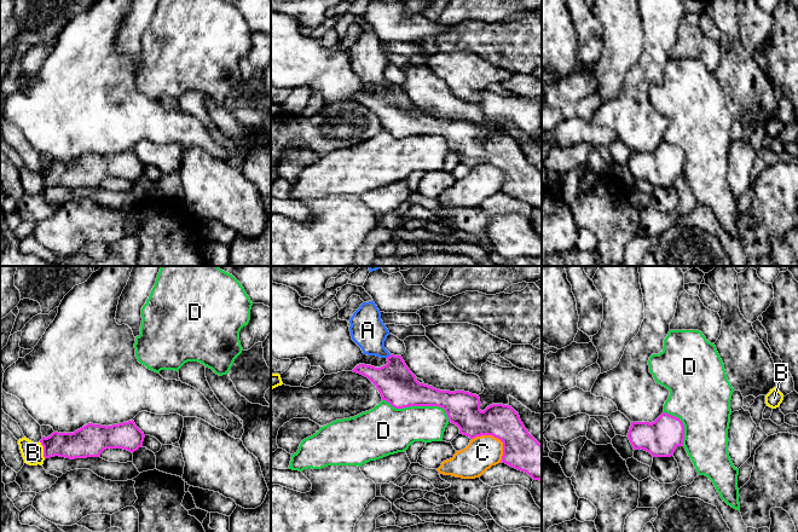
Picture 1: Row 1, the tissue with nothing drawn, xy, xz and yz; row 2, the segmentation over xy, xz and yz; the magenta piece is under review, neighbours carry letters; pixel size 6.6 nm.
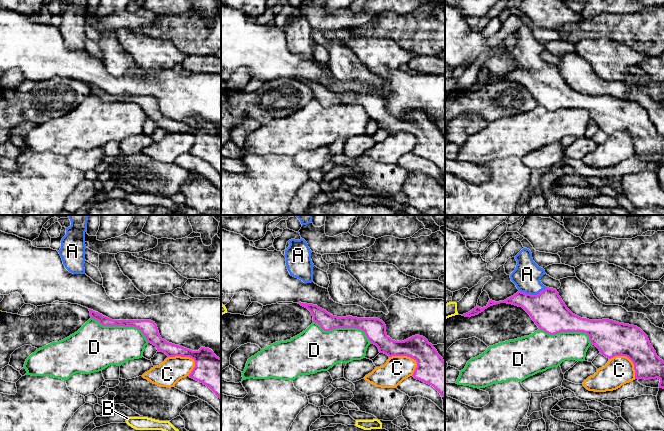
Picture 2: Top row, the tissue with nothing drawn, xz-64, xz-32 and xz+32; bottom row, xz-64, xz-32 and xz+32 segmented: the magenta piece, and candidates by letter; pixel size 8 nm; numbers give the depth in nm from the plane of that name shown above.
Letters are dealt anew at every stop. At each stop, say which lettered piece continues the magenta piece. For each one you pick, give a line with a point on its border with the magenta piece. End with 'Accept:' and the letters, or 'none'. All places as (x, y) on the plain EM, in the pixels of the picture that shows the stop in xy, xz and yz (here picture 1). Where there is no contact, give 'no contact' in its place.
A: meets magenta in xz at (388, 86)
Accept: A

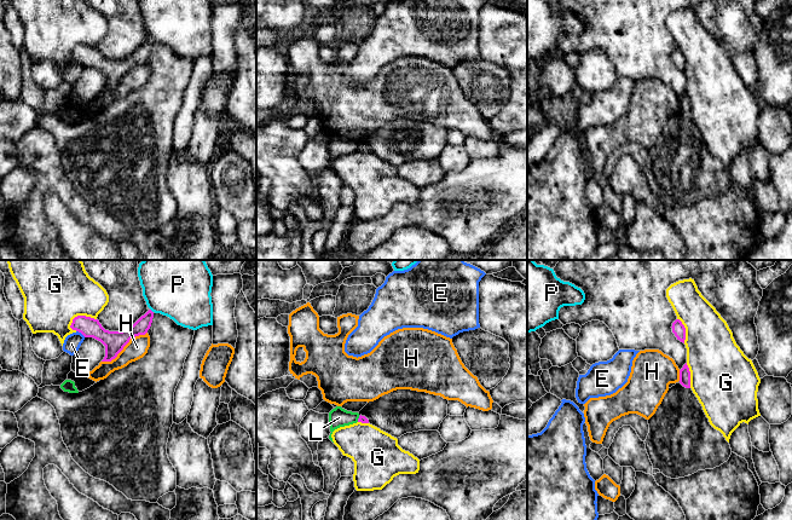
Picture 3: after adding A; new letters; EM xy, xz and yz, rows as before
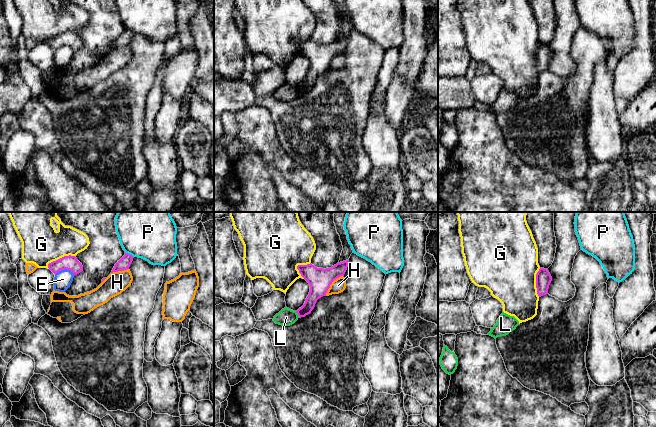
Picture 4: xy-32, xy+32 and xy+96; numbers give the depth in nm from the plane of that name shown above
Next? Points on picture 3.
Accept: none

